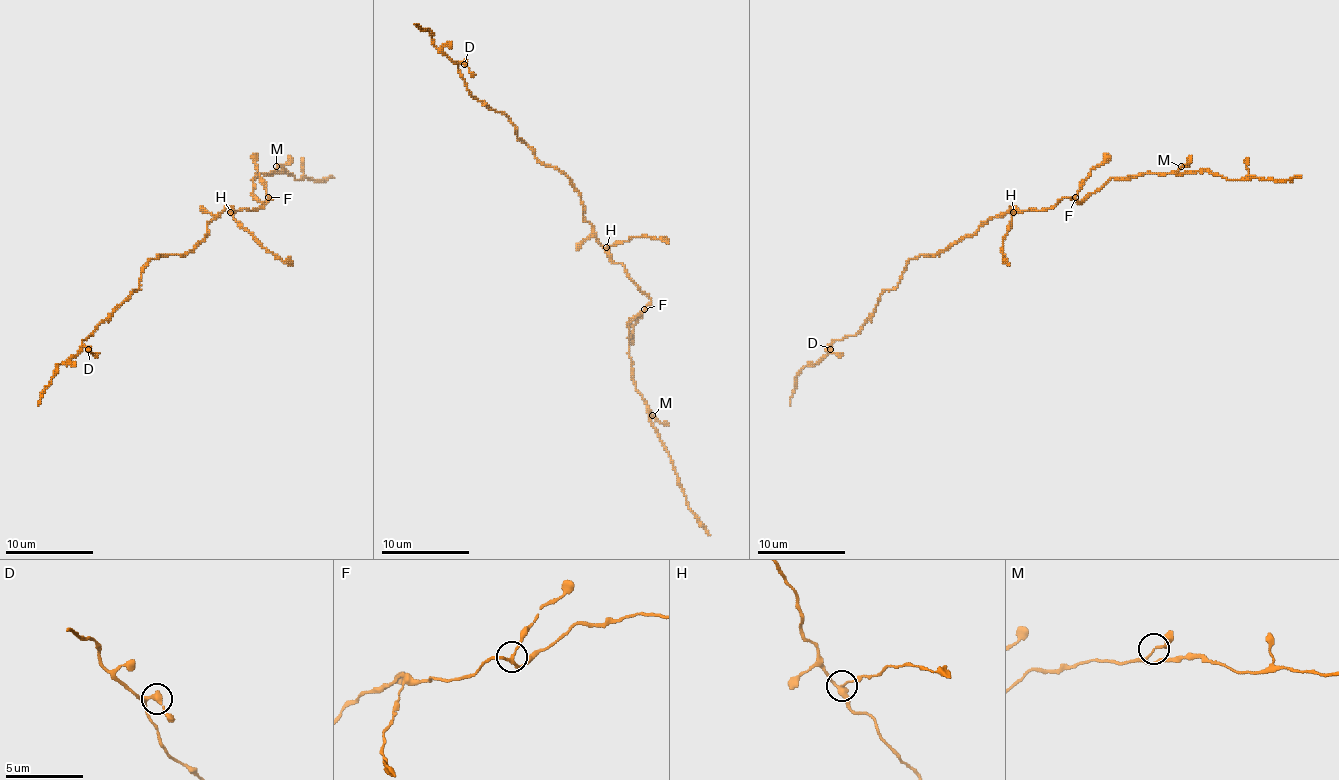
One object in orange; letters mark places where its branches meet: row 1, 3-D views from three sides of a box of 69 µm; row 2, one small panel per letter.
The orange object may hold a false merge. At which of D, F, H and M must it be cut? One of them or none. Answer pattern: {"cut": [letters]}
{"cut": ["H"]}

